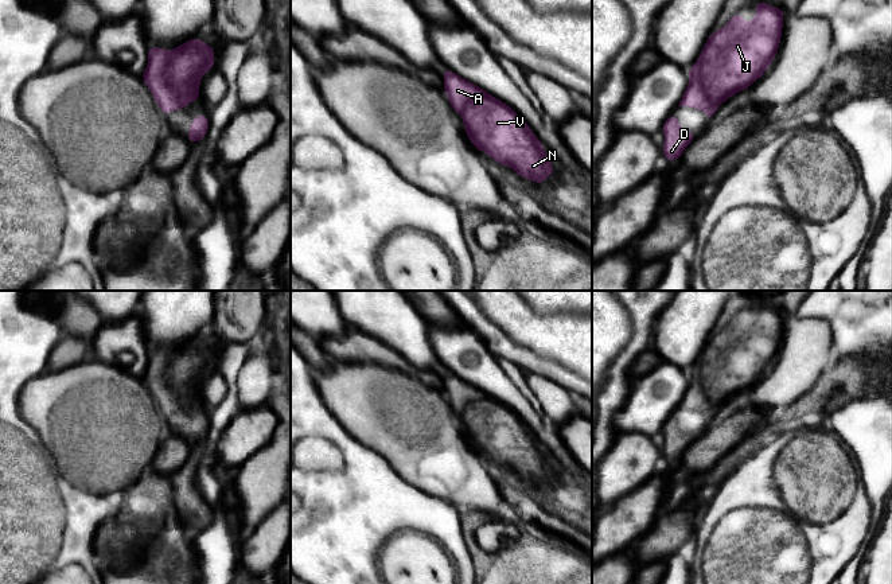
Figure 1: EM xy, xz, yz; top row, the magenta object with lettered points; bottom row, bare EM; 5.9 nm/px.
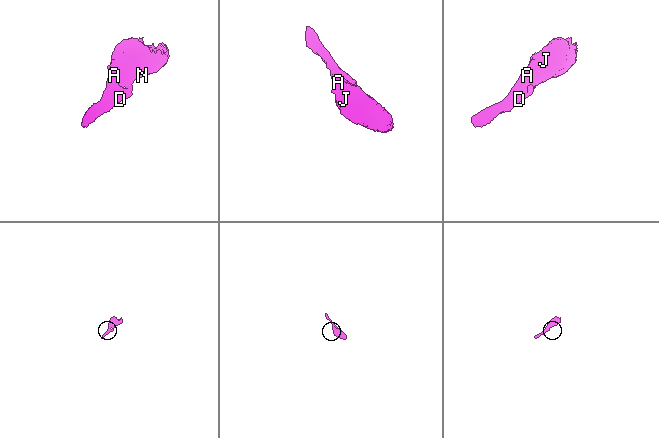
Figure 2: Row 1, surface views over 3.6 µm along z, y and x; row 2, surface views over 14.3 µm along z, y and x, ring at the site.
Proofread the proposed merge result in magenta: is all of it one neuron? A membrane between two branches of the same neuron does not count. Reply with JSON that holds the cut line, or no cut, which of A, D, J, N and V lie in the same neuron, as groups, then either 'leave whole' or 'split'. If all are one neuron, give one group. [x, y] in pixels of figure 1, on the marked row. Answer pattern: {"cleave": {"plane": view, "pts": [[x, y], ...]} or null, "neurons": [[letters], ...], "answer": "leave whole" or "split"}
{"cleave": null, "neurons": [["A", "D", "J", "N", "V"]], "answer": "leave whole"}

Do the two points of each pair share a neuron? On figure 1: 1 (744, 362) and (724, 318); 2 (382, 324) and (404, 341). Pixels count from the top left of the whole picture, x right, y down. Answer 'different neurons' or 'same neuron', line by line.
1: same neuron
2: same neuron

